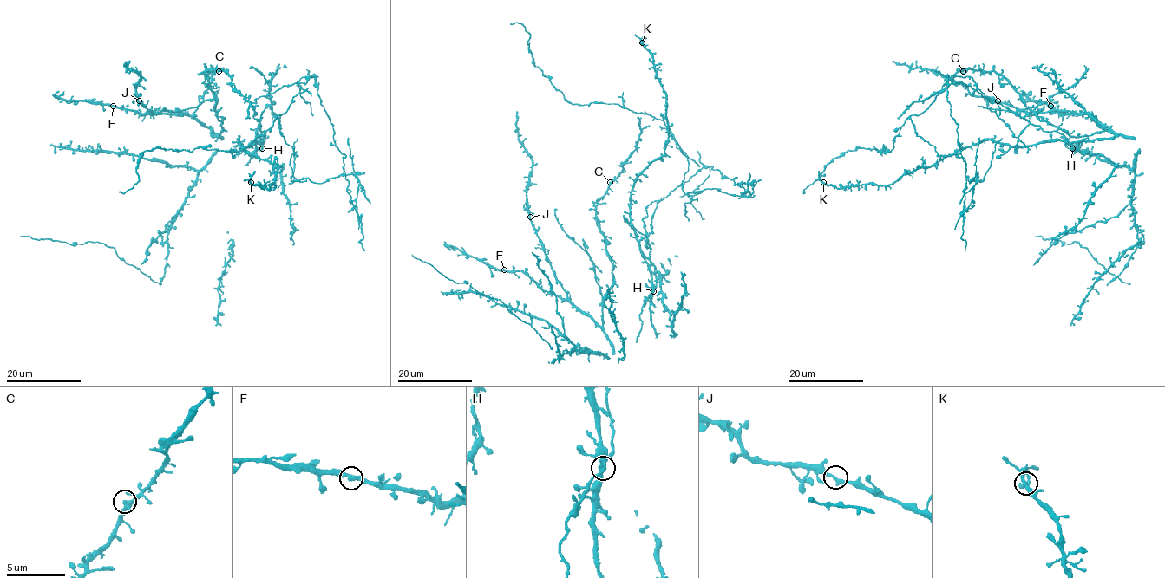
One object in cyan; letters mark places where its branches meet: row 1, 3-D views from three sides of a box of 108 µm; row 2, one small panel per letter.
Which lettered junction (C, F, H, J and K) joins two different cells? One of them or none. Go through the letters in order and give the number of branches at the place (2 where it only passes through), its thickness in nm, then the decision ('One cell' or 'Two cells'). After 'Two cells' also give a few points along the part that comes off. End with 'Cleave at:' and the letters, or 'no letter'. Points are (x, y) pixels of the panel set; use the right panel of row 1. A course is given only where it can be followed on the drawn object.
C: Branches: 2. Thickness 320 nm. One cell
F: Branches: 2. Thickness 360 nm. One cell
H: Branches: 2. Thickness 320 nm. Two cells. Course of the part to remove: (1072, 148), (948, 75), (967, 208), (978, 174), (909, 118), (890, 152), (847, 151), (804, 191)
J: Branches: 2. Thickness 300 nm. One cell
K: Branches: 2. Thickness 360 nm. One cell
Cleave at: H

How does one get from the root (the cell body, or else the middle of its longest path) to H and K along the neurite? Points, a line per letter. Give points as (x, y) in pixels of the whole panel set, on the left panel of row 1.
H: (297, 155), (291, 180), (352, 174), (356, 208), (345, 155), (312, 75), (251, 103), (265, 132), (262, 148)
K: (297, 155), (291, 180), (352, 174), (356, 208), (312, 75), (251, 103), (238, 143), (277, 174), (251, 182)

